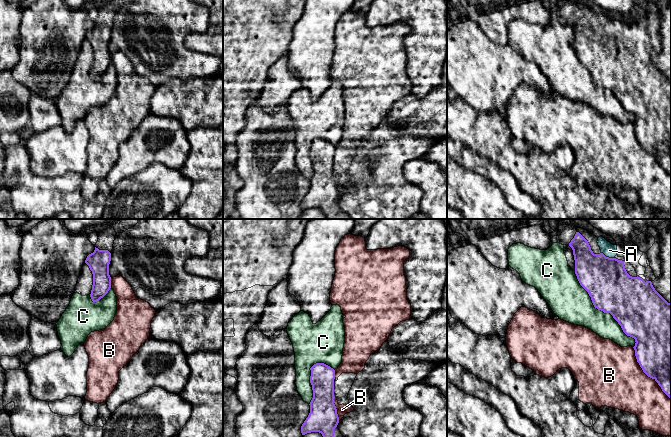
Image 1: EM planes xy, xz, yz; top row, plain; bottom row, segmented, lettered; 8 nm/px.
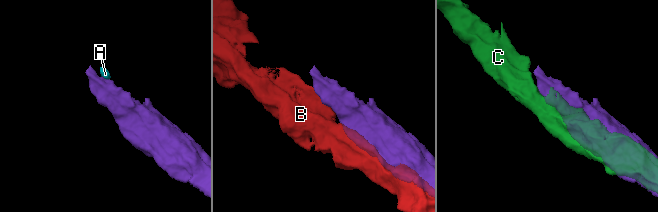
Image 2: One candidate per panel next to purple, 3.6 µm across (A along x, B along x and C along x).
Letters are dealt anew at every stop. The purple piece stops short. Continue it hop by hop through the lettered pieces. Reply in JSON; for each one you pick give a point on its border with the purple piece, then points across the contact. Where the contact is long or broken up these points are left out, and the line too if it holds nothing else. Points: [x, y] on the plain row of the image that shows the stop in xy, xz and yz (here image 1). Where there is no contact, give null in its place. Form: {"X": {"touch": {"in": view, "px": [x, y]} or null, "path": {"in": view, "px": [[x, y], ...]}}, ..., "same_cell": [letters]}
{"A": {"touch": {"in": "yz", "px": [607, 33]}, "path": {"in": "yz", "px": [[606, 56], [607, 33], [609, 26]]}}, "same_cell": ["A"]}

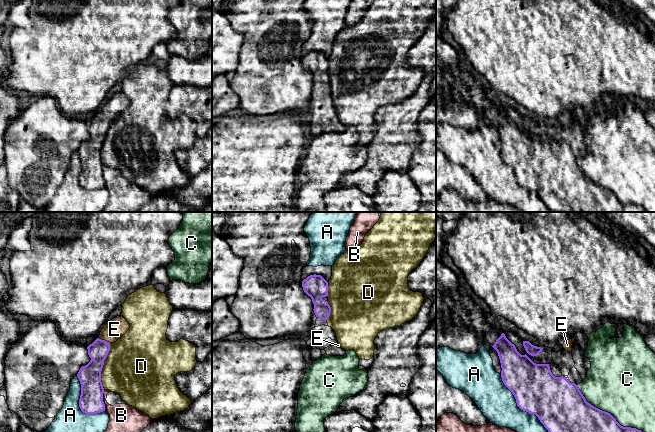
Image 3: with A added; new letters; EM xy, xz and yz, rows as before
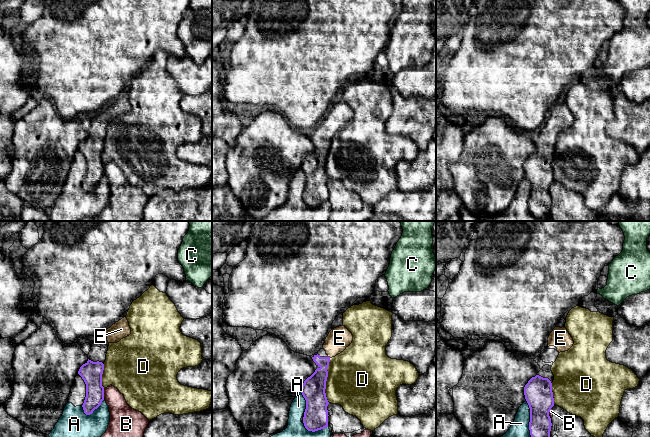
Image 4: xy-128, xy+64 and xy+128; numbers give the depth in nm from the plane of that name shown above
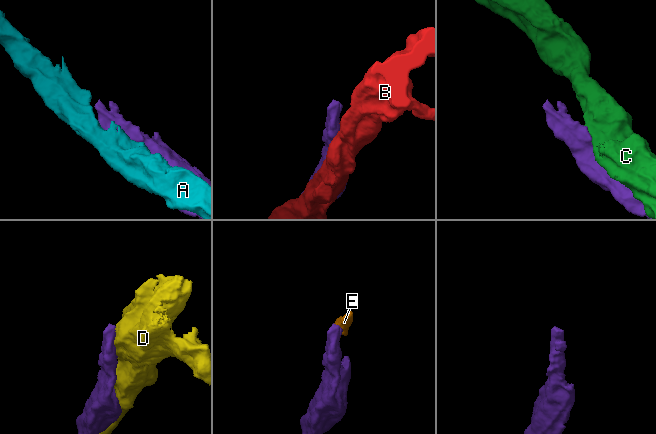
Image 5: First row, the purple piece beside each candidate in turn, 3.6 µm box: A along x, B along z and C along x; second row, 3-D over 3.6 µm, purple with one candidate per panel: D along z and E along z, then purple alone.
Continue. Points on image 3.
{"E": {"touch": {"in": "xy", "px": [104, 116]}, "path": {"in": "xy", "px": [[98, 126], [104, 116], [114, 105]]}}, "same_cell": ["E"]}

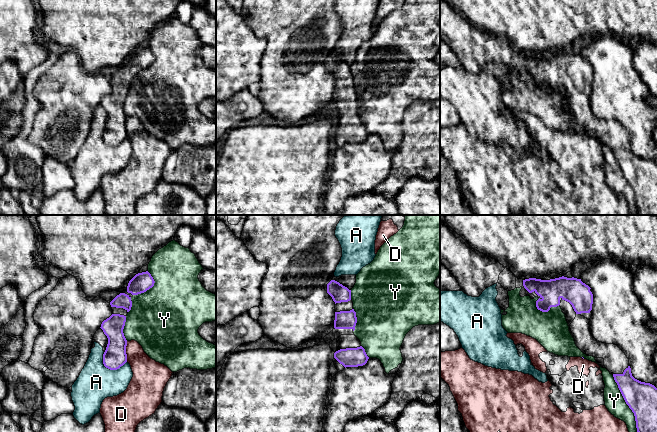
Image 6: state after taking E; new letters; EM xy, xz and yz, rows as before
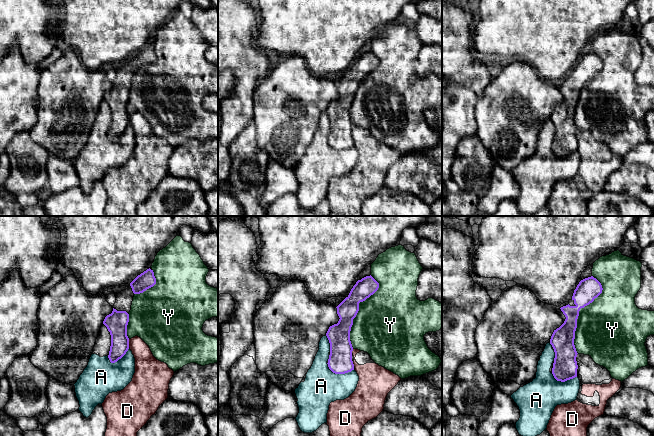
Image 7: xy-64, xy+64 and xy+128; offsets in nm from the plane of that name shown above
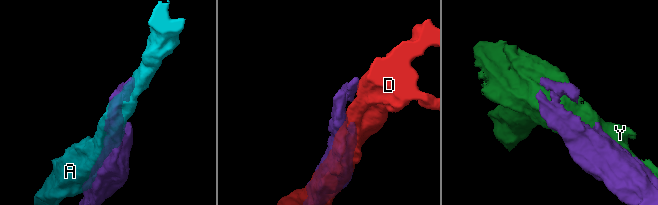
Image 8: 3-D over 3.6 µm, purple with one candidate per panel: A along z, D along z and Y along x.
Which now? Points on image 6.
{"same_cell": []}

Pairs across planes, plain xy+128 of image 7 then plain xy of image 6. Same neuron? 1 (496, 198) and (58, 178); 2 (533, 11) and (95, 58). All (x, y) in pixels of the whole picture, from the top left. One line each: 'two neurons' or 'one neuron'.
1: one neuron
2: one neuron

